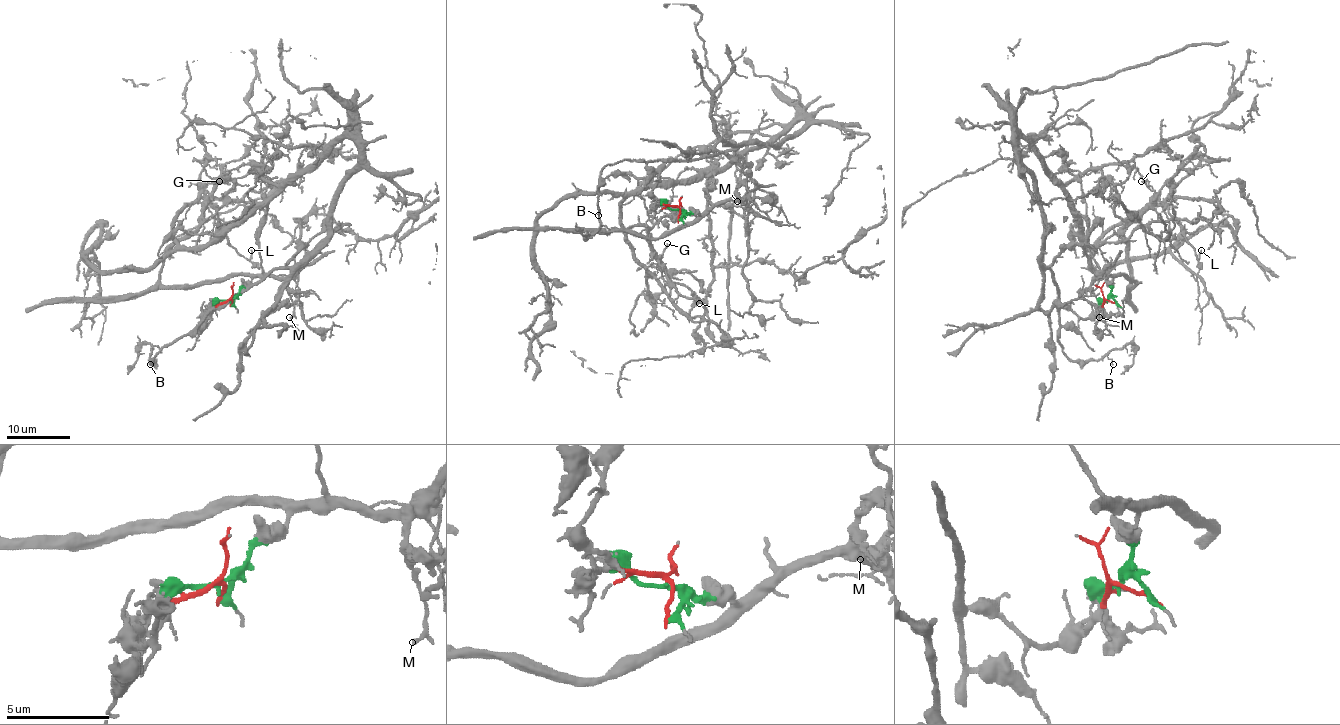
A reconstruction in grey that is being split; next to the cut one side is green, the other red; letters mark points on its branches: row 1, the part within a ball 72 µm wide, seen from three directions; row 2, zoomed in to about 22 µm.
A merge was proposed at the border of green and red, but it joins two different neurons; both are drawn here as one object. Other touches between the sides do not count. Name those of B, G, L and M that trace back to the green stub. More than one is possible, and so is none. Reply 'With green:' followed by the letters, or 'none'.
With green: G, L, M

